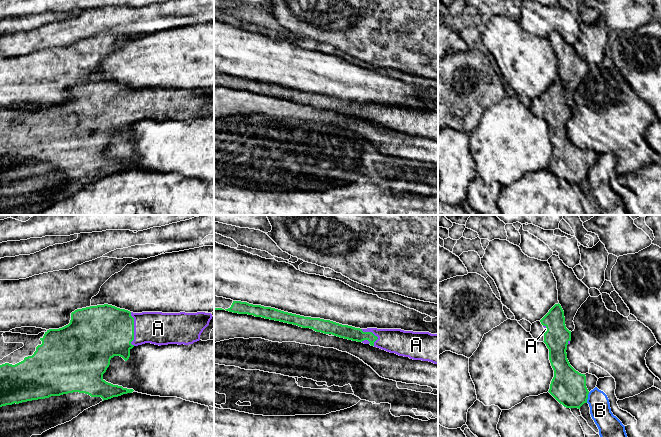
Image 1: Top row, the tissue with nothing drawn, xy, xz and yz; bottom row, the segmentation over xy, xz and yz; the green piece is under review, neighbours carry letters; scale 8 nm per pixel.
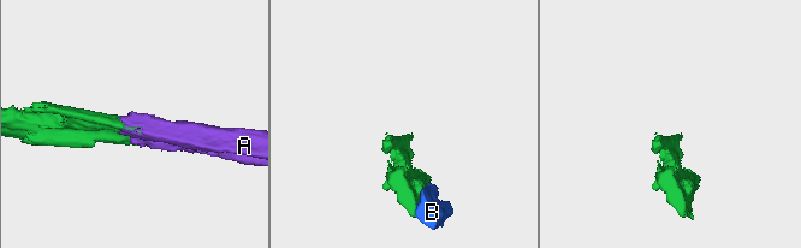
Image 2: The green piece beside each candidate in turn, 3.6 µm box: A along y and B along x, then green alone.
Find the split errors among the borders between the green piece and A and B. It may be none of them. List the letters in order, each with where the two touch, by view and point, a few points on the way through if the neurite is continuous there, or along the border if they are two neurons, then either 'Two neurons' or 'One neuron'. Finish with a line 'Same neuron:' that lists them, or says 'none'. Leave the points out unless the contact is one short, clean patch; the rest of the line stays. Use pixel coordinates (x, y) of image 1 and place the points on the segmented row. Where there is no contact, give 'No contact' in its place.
A: Touches green at xy (133, 329). One neuron
B: Touches green at yz (587, 397). Two neurons
Same neuron: A

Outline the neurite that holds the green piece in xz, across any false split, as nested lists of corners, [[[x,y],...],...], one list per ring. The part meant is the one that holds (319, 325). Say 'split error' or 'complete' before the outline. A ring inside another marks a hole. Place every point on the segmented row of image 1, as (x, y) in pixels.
split error | [[[215,295],[214,309],[248,314],[297,325],[302,328],[310,328],[316,332],[370,344],[387,352],[409,357],[413,360],[429,361],[438,364],[438,333],[431,334],[429,332],[413,332],[401,329],[360,329],[330,320],[304,317],[271,307],[233,301]]]

